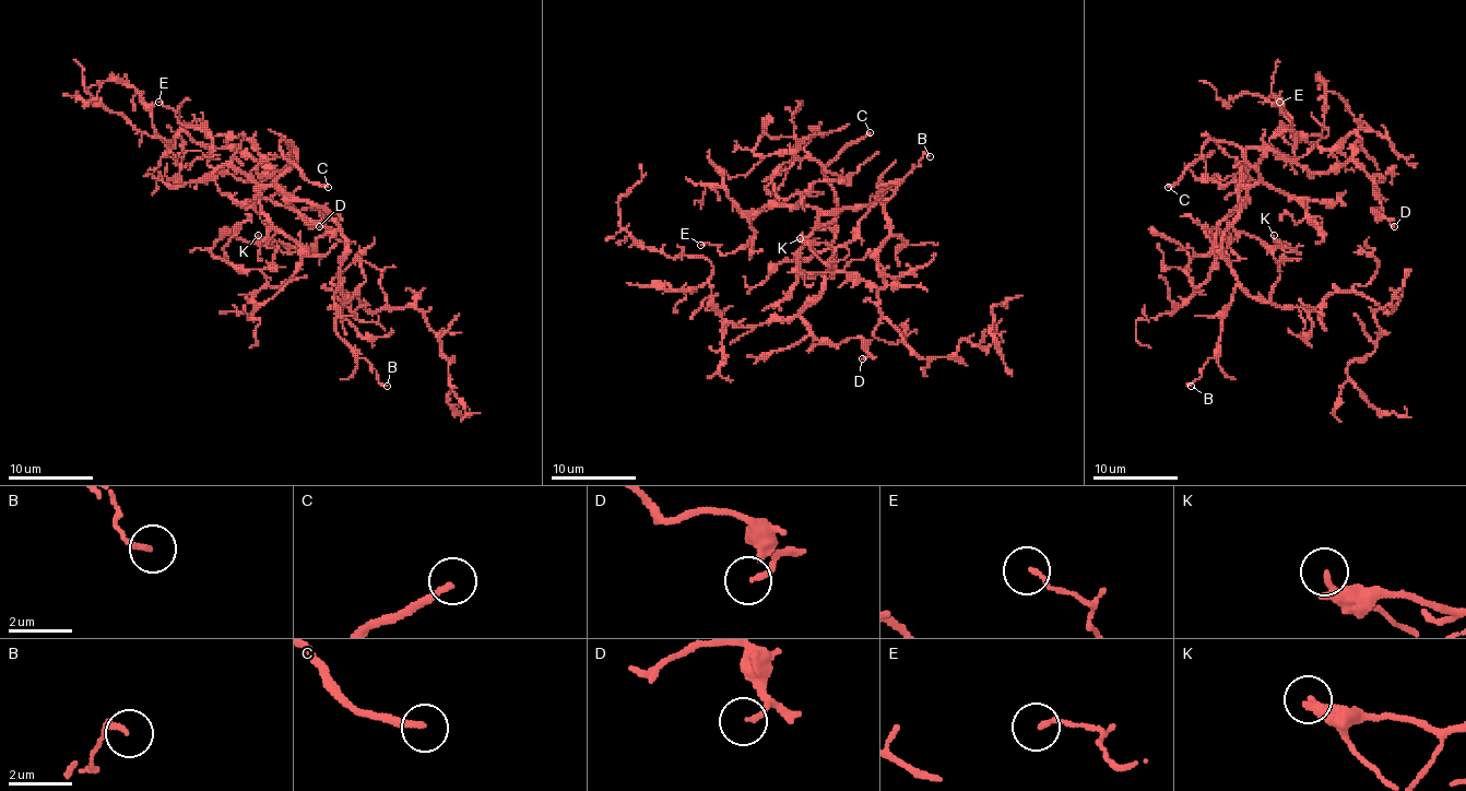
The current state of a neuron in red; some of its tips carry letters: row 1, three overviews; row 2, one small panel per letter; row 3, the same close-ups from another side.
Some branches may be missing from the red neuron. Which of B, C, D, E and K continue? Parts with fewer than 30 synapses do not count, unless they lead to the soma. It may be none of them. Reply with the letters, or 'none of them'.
C

